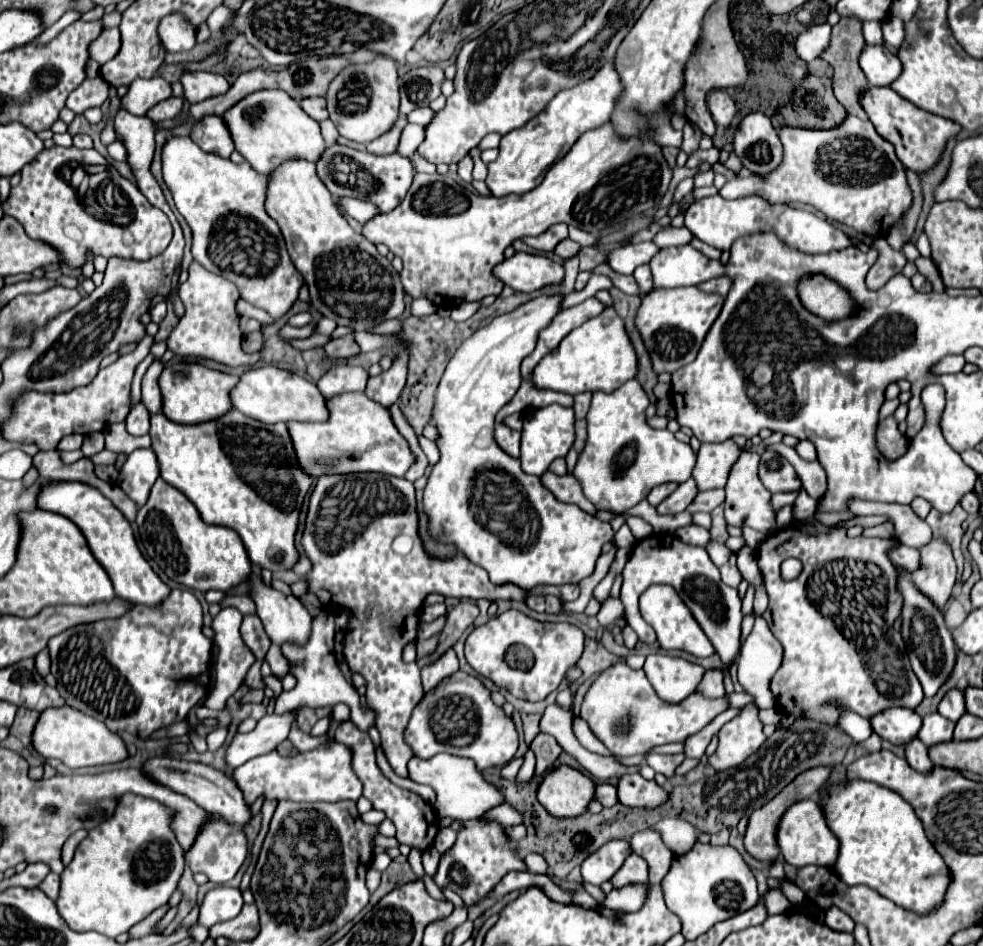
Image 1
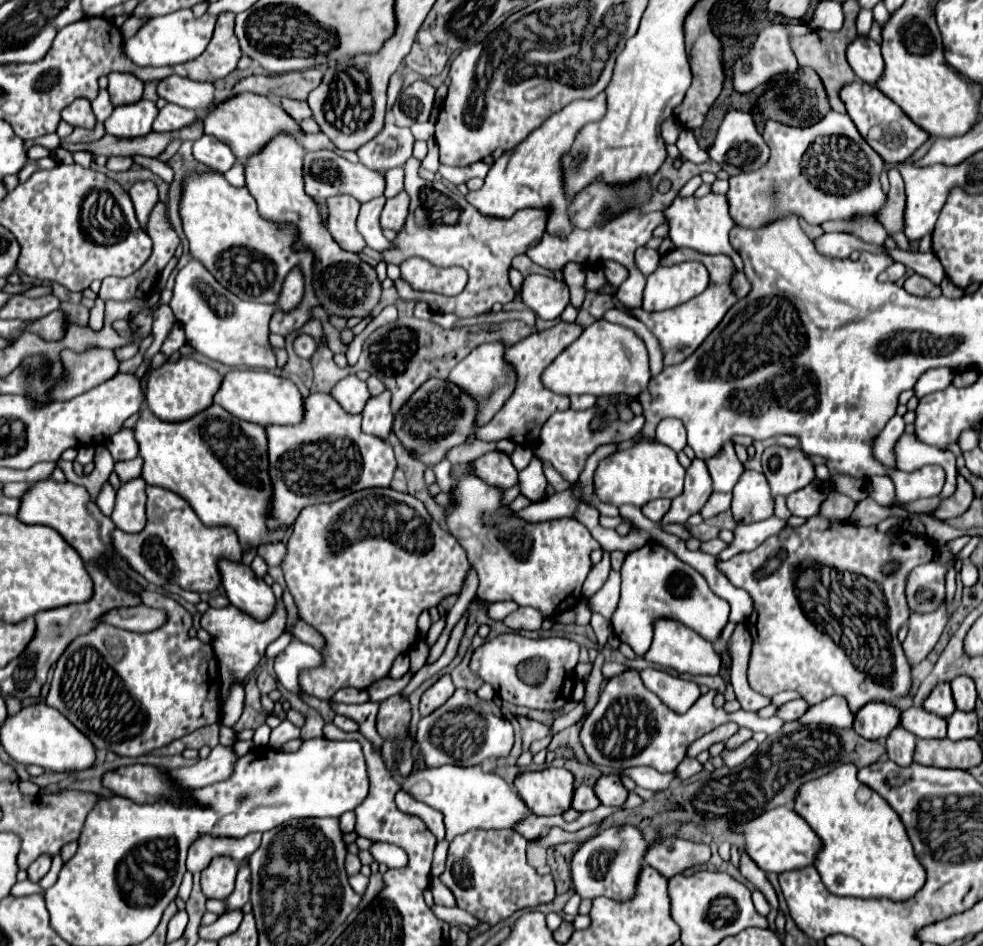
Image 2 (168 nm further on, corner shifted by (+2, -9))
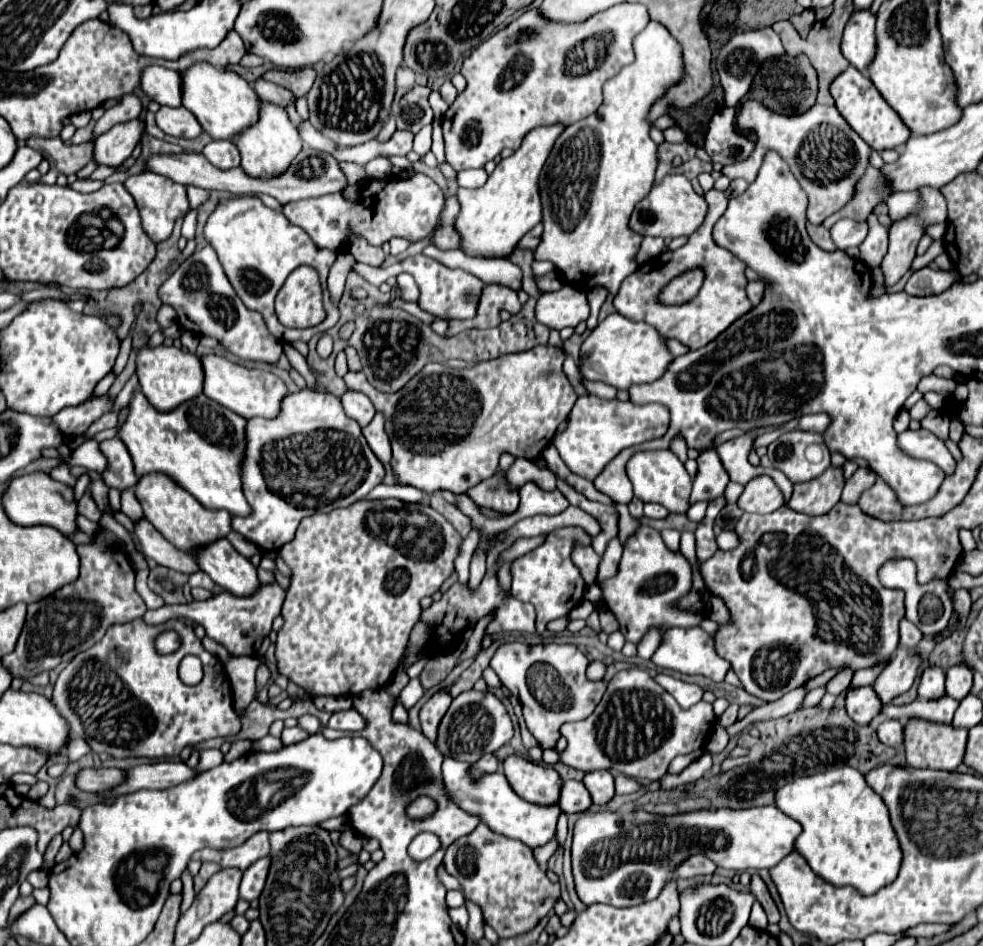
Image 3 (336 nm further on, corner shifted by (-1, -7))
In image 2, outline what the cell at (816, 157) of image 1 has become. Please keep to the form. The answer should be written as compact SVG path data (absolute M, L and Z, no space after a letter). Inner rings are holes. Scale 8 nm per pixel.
M830 111L822 121L806 129L780 125L776 121L766 121L762 135L770 147L768 165L754 173L740 173L736 177L730 177L730 189L726 193L726 199L730 205L730 215L738 225L750 229L762 229L768 227L772 221L778 221L780 217L788 215L798 215L806 219L810 225L822 225L824 221L830 219L850 221L854 217L876 215L886 205L888 197L880 183L880 175L886 169L886 163L864 141L864 137L860 135L860 131L856 129L856 125L848 115Z

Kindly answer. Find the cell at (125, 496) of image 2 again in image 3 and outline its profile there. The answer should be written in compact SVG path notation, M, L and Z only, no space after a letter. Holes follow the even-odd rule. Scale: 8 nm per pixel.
M147 519L135 523L135 535L141 541L143 555L153 559L157 565L183 575L193 575L201 571L197 561L191 559L191 555L183 555L181 551L175 551L175 547L171 547L171 543L167 543L167 539L163 539L163 535L159 535L159 531L155 531L155 527Z

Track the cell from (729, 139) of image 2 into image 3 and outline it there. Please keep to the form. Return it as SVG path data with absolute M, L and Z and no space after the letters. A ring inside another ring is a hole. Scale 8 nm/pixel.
M723 107L711 117L709 129L705 135L705 151L711 157L711 161L721 165L737 163L747 159L753 147L755 143L747 141L743 135L737 133L735 109Z

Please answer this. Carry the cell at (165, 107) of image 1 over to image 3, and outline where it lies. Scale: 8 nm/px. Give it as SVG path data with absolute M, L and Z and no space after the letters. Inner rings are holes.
M161 107L155 113L155 121L157 121L157 127L171 137L195 139L203 133L195 115L185 107Z

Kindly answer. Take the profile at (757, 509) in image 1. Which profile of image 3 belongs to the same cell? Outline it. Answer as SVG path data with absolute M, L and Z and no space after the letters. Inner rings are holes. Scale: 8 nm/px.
M759 475L745 485L745 491L739 497L737 505L741 511L765 515L785 505L785 499L781 489L775 485L775 481L769 475Z

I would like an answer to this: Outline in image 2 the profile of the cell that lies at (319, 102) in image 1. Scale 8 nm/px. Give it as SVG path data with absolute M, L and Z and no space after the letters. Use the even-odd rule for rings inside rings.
M282 99L280 101L284 111L290 115L290 117L296 117L296 121L304 121L304 119L310 119L312 117L312 109L308 107L306 101L294 101L294 99Z

